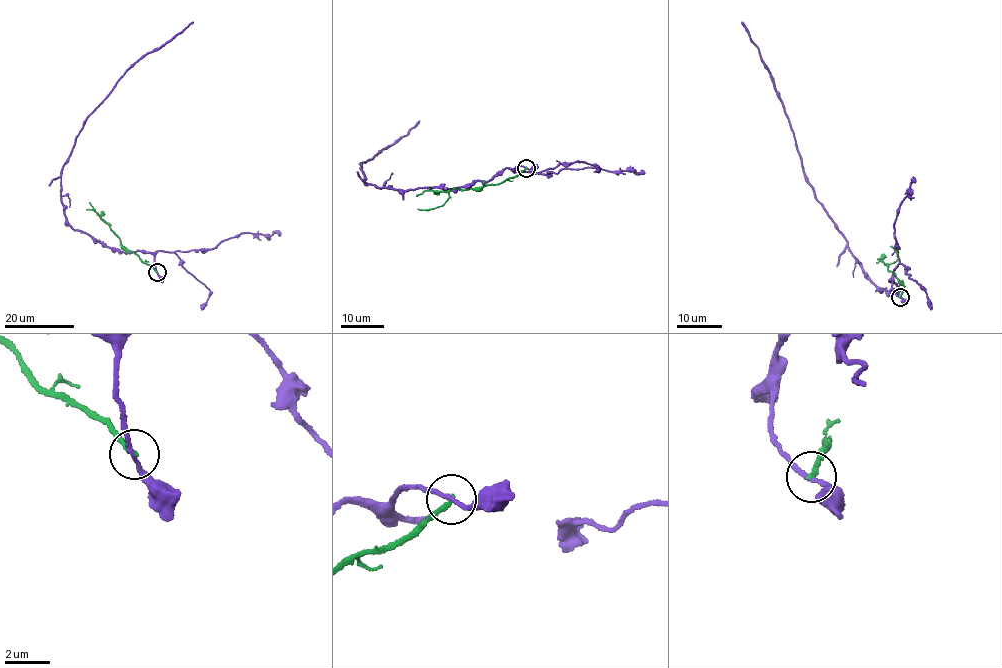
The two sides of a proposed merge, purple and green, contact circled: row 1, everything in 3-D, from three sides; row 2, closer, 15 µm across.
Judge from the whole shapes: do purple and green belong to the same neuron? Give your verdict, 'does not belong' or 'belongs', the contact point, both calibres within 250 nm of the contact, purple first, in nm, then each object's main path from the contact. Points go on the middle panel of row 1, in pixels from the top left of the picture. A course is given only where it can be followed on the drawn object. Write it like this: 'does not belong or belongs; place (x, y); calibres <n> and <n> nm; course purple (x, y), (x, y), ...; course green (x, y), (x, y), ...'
does not belong; place (526, 168); calibres 190 and 240 nm; course purple (526, 167), (506, 167), (487, 181), (462, 187), (401, 192), (366, 185), (359, 164), (419, 121); course green (526, 167), (504, 182), (467, 189), (453, 188), (443, 204), (424, 210), (418, 208)

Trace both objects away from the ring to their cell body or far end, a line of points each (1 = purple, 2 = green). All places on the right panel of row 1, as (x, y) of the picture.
1: (900, 296), (890, 280), (897, 286), (893, 292), (881, 292), (871, 281), (816, 199), (771, 73), (742, 22)
2: (900, 296), (904, 287), (888, 269), (888, 265), (898, 258), (890, 246)

